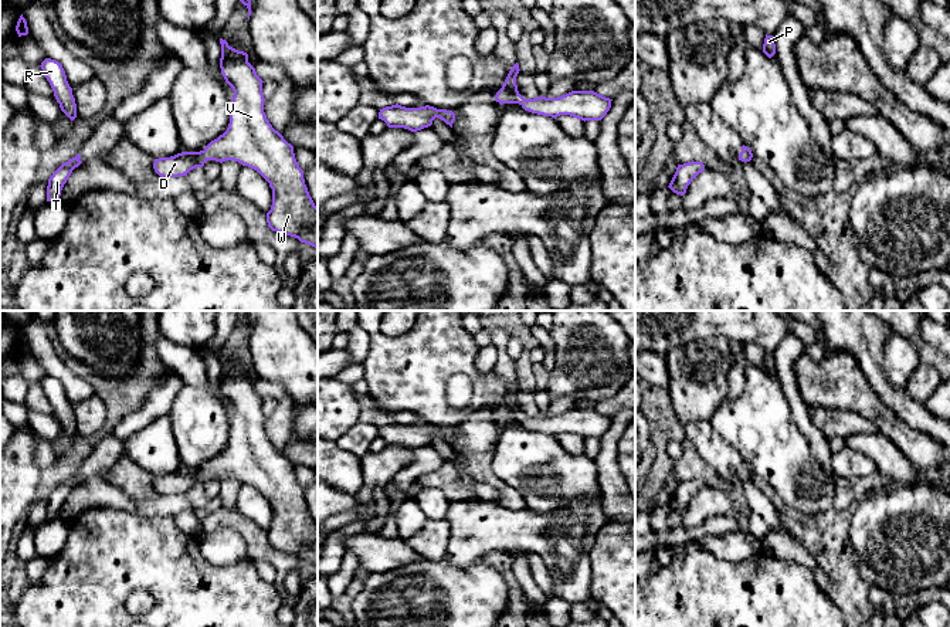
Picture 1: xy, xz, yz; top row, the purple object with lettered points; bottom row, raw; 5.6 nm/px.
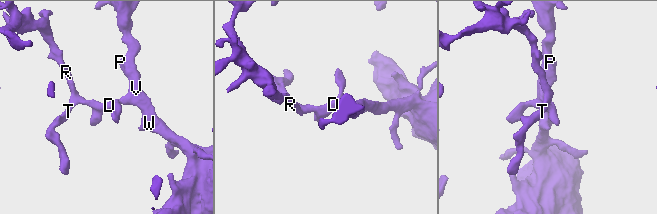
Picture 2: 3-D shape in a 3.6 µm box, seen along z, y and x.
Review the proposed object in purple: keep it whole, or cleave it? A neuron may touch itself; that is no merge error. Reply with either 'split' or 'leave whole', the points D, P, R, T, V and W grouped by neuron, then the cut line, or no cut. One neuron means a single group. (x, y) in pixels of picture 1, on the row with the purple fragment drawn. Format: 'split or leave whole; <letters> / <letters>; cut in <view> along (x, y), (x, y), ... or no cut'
leave whole; D P R T V W; no cut

